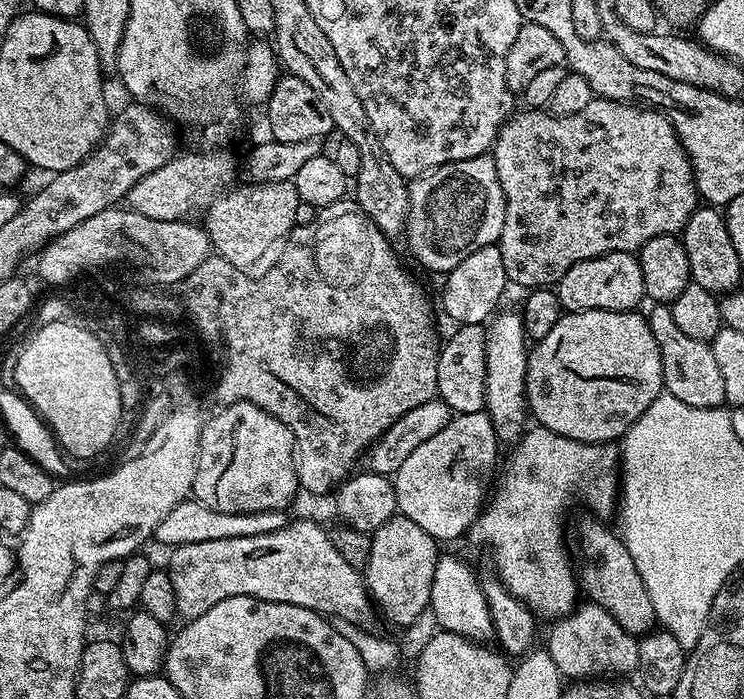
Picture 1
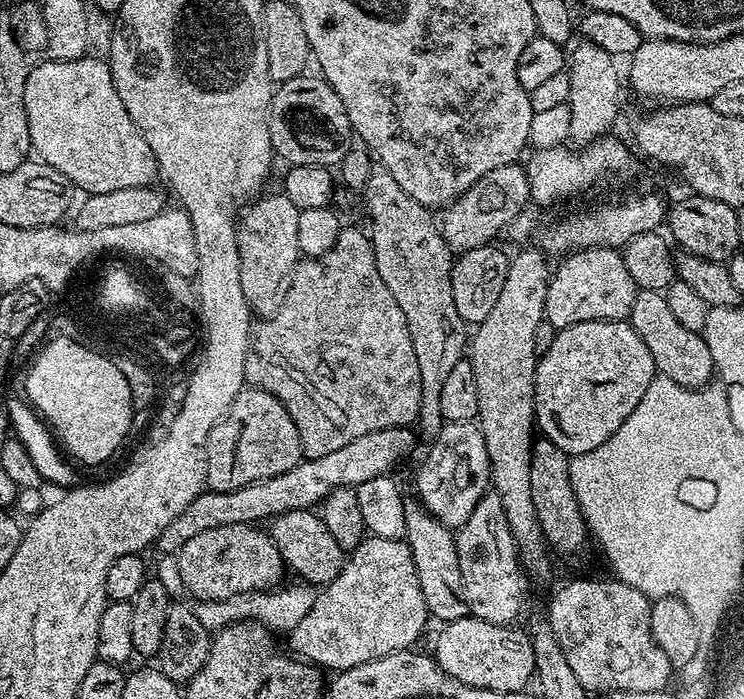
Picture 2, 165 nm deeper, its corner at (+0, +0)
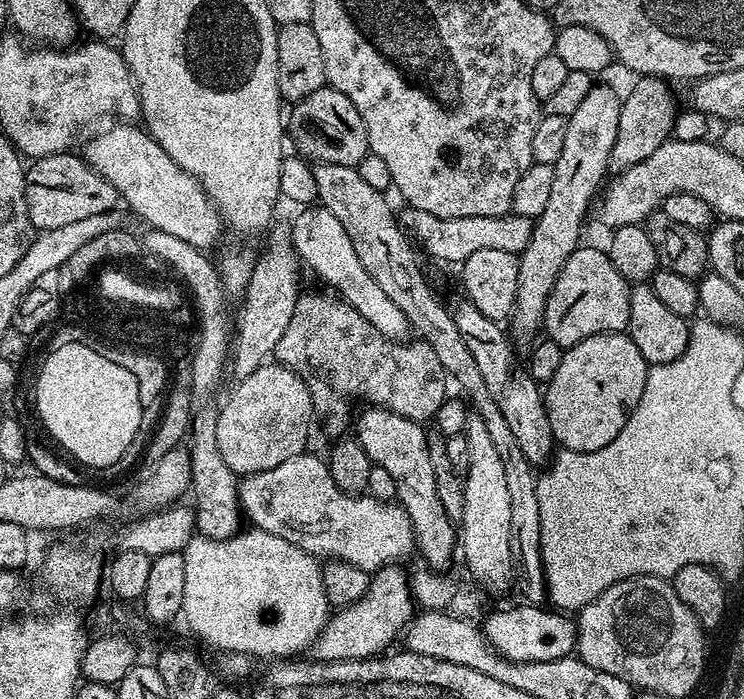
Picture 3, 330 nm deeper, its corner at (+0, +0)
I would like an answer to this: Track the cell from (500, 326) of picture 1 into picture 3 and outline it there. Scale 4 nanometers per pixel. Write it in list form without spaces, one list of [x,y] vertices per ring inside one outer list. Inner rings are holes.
[[[596,82],[593,83],[590,94],[586,94],[586,98],[582,98],[578,110],[574,110],[574,114],[568,117],[566,142],[562,146],[562,155],[559,156],[558,162],[552,165],[554,183],[550,186],[550,202],[546,202],[546,210],[542,210],[542,214],[535,217],[532,236],[528,239],[528,245],[518,254],[520,261],[518,290],[510,317],[510,325],[512,324],[510,332],[515,339],[517,336],[520,340],[529,339],[528,341],[531,341],[533,339],[531,336],[536,331],[538,333],[541,331],[546,302],[550,298],[550,290],[554,290],[554,282],[558,278],[562,266],[566,266],[566,258],[570,258],[570,254],[581,243],[580,227],[584,224],[584,214],[587,212],[592,199],[595,198],[596,191],[598,191],[597,196],[601,191],[602,185],[605,183],[604,175],[607,174],[608,168],[610,169],[612,164],[614,142],[618,138],[618,118],[620,117],[621,103],[621,97],[619,95],[616,97],[616,92],[610,85]]]

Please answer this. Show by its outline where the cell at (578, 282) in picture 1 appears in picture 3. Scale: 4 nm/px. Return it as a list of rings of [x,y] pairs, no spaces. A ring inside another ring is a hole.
[[[576,247],[570,258],[566,258],[566,266],[562,266],[554,290],[550,290],[544,311],[543,331],[547,339],[562,349],[572,348],[594,334],[624,332],[630,322],[632,289],[629,281],[614,270],[607,251],[584,247]]]

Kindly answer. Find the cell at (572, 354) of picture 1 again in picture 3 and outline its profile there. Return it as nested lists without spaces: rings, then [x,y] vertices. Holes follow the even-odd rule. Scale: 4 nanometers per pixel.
[[[624,332],[594,334],[574,347],[564,349],[558,371],[543,389],[553,441],[561,449],[569,448],[575,452],[593,452],[602,450],[602,446],[610,446],[610,442],[622,434],[622,426],[626,426],[630,414],[638,406],[642,390],[646,390],[649,367],[638,346],[634,346],[634,342]]]

